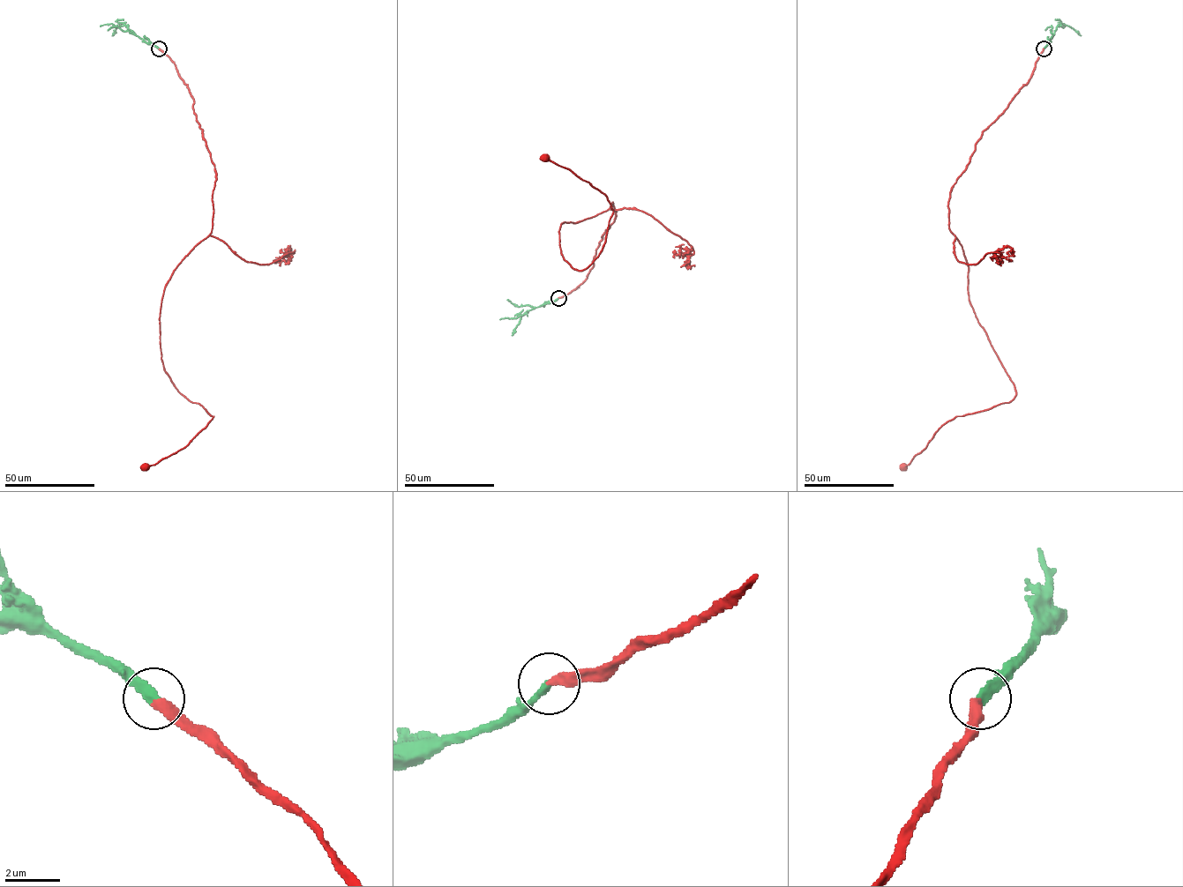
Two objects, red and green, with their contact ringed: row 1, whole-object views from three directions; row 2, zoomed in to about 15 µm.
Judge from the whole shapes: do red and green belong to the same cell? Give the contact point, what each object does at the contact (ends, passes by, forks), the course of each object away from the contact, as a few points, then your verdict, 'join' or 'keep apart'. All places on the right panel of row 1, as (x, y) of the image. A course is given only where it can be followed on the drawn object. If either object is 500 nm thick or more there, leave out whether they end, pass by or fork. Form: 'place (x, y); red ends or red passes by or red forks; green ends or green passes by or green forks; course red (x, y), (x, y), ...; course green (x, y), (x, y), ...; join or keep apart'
place (1044, 48); red ends; green ends; course red (1044, 48), (982, 133), (947, 204), (969, 300), (1016, 395), (954, 417), (902, 467); course green (1044, 48), (1060, 23), (1068, 26), (1081, 35); join

